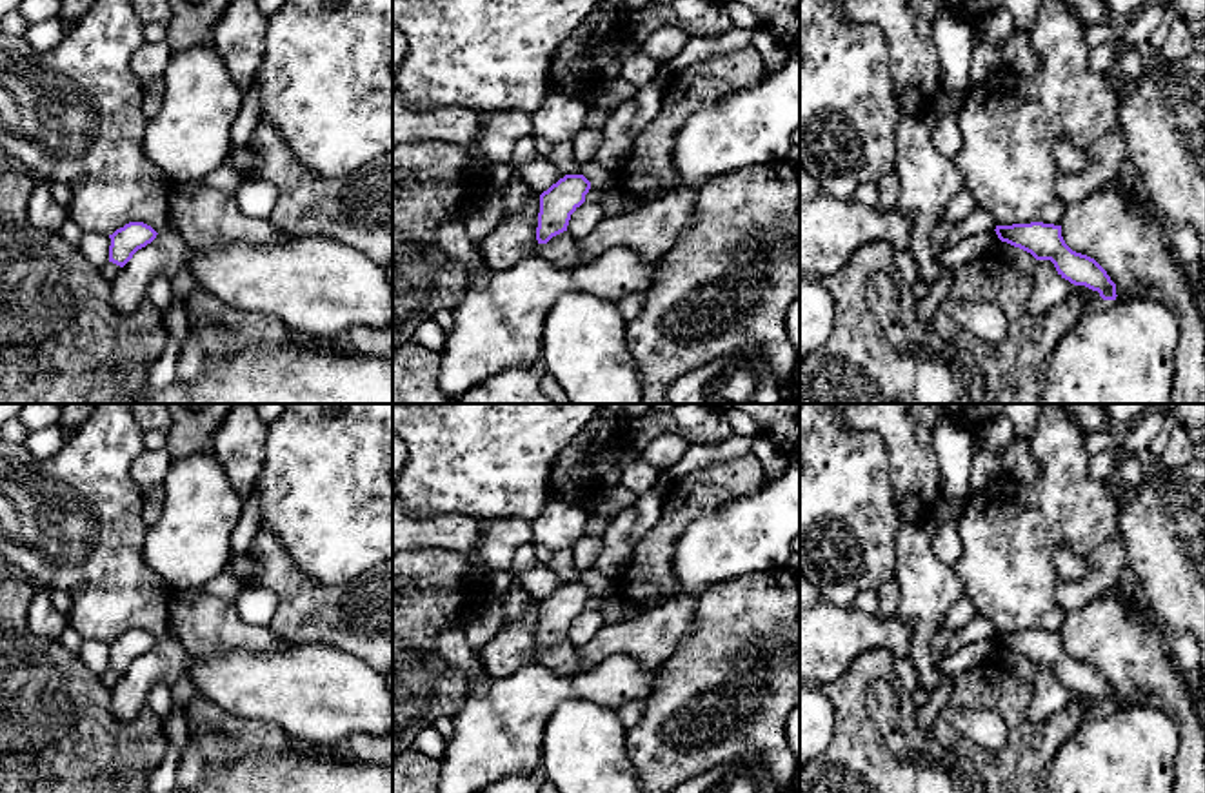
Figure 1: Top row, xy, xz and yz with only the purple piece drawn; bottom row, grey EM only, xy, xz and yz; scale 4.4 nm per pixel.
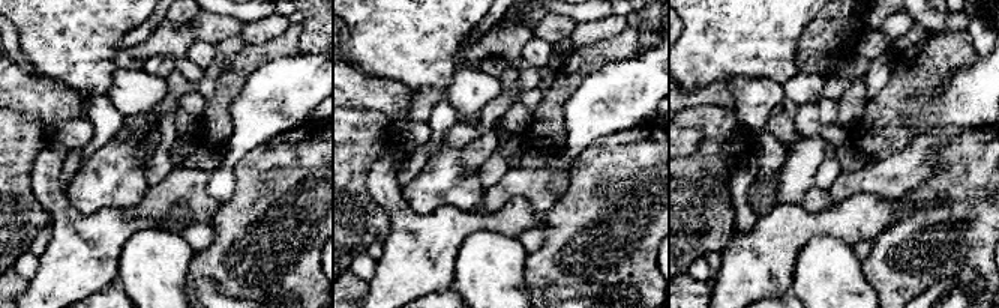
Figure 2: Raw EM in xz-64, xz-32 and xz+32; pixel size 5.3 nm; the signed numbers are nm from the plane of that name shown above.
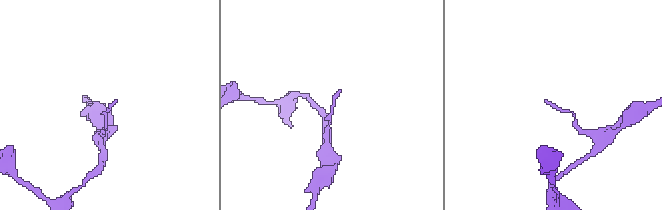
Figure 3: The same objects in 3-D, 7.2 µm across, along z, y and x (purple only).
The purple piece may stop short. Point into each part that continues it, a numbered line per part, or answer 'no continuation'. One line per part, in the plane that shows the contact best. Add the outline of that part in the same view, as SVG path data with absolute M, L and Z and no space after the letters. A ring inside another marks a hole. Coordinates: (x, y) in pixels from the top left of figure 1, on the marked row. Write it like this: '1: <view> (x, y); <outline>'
no continuation

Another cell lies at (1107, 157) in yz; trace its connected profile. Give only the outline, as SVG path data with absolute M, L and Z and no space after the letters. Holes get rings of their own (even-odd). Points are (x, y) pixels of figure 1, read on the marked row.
M1114 127L1089 149L1089 167L1080 175L1061 175L1056 187L1065 206L1078 204L1112 184L1129 166L1123 133Z

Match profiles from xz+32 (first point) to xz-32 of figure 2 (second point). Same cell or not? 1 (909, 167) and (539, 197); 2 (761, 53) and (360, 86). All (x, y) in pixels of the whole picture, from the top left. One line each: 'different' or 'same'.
1: same
2: different

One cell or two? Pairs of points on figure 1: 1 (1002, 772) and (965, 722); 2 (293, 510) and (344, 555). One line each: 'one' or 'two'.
1: two
2: one

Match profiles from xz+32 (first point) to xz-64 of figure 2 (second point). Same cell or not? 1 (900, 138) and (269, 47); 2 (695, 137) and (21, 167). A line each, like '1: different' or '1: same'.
1: same
2: different

